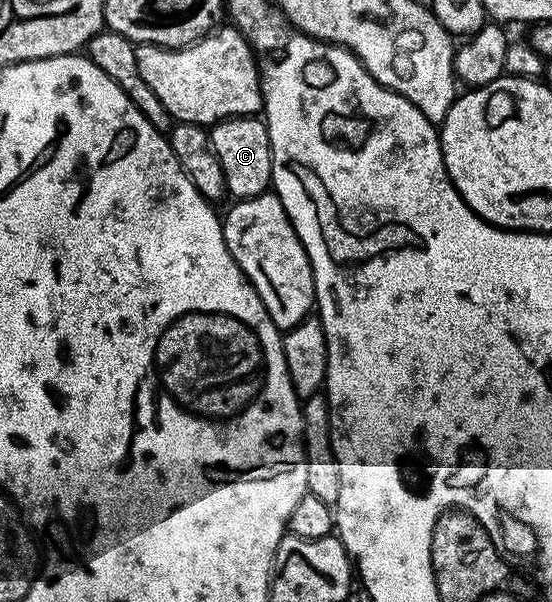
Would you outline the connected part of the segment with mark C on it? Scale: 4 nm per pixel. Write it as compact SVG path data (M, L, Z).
M236 115L211 124L212 152L226 173L228 195L233 200L249 199L265 194L272 187L272 146L268 136L268 124L263 118L251 115Z

